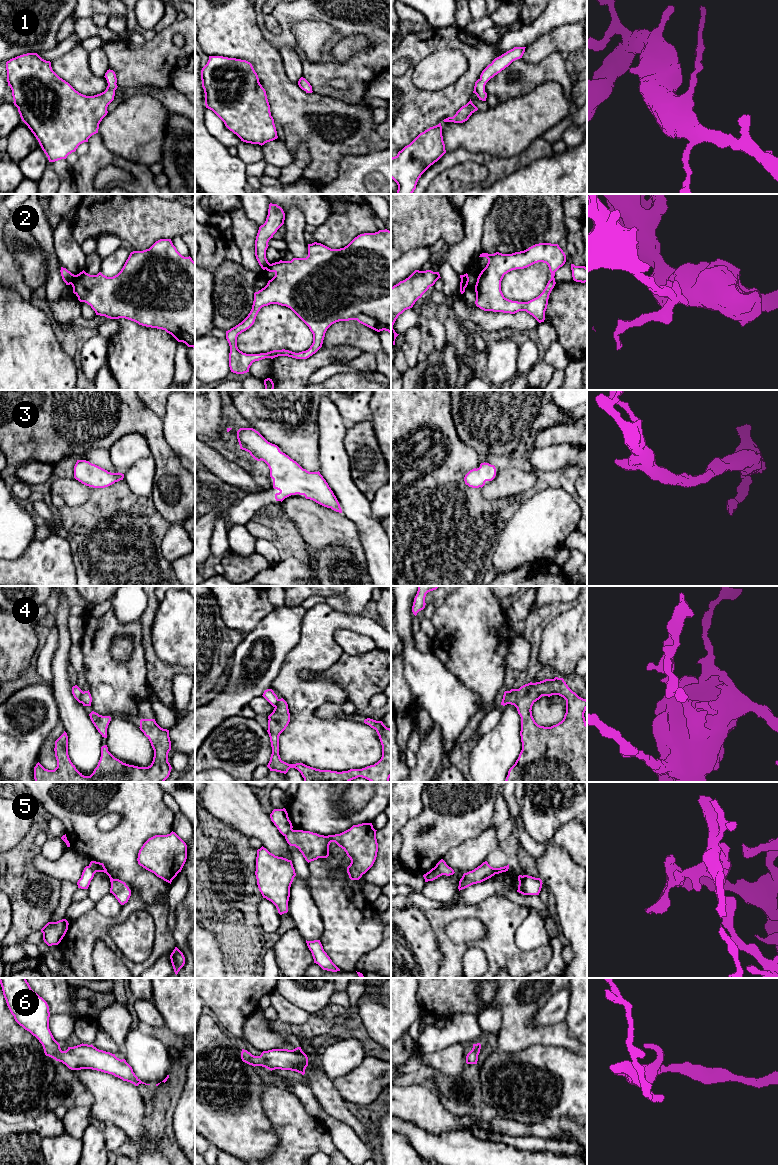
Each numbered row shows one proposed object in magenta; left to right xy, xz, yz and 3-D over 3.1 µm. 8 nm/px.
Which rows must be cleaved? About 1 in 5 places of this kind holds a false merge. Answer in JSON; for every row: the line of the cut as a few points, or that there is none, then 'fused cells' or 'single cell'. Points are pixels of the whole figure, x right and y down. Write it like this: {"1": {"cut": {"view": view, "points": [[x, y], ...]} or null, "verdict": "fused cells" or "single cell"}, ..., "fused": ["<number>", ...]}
{"1": {"cut": null, "verdict": "single cell"}, "2": {"cut": {"view": "xy", "points": [[75, 275], [70, 283]]}, "verdict": "fused cells"}, "3": {"cut": null, "verdict": "single cell"}, "4": {"cut": {"view": "xy", "points": [[83, 692], [81, 702]]}, "verdict": "fused cells"}, "5": {"cut": {"view": "yz", "points": [[435, 866], [443, 874]]}, "verdict": "fused cells"}, "6": {"cut": null, "verdict": "single cell"}, "fused": ["2", "4", "5"]}

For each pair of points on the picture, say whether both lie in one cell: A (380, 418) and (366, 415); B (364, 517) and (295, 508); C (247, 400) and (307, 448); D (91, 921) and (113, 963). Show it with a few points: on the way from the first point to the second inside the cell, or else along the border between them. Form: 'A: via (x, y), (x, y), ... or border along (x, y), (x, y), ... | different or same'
A: border along (369, 400), (372, 422) | different
B: border along (341, 513), (355, 524), (358, 531) | different
C: via (262, 416), (264, 422), (276, 423), (291, 433) | same
D: border along (95, 941), (102, 940), (118, 956) | different

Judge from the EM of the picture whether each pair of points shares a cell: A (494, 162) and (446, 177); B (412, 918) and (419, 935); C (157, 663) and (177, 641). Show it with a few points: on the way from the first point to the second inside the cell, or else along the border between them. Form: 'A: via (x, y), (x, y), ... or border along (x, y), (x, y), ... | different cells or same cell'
A: border along (458, 165), (467, 161), (482, 164), (487, 179) | different cells
B: via (412, 922), (412, 928), (415, 931) | same cell
C: border along (151, 637), (153, 650), (162, 660), (183, 665) | different cells

